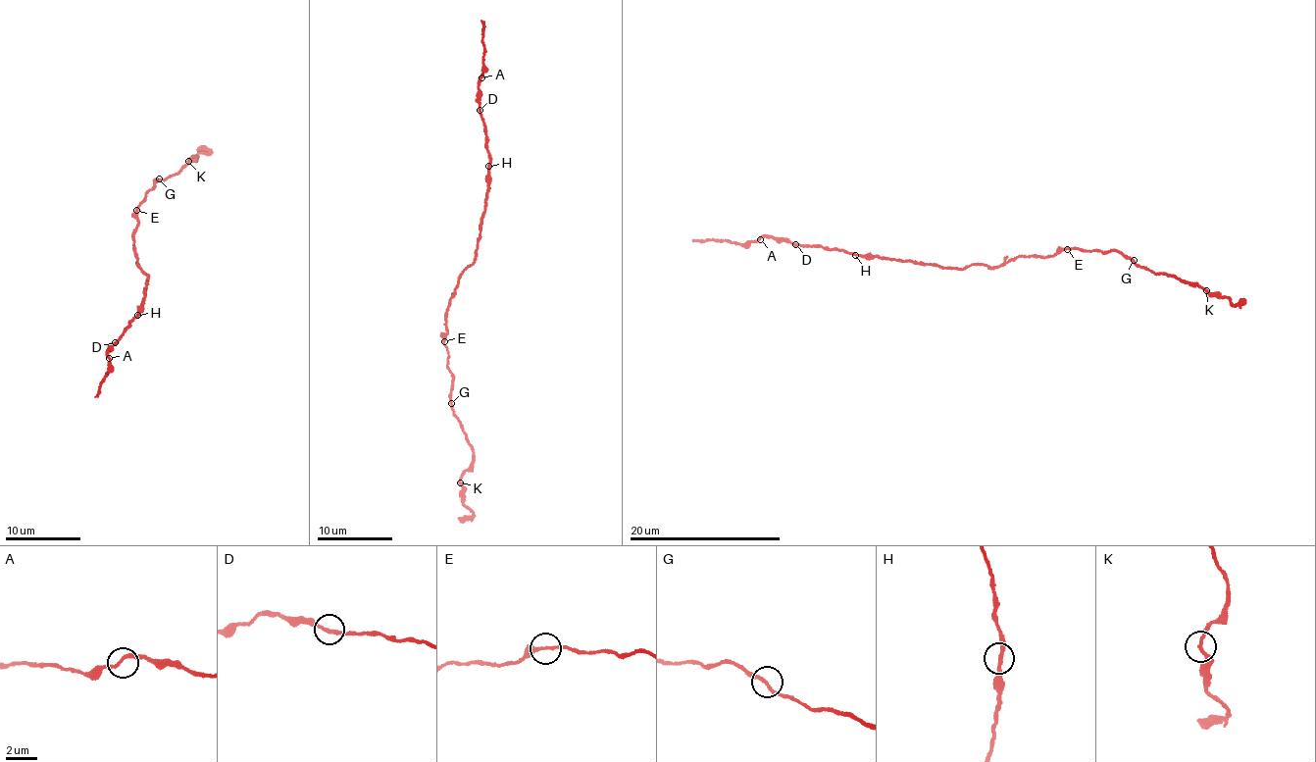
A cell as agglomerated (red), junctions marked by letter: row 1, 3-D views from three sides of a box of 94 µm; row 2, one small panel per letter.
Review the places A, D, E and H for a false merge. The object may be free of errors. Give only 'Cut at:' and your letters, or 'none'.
Cut at: E

